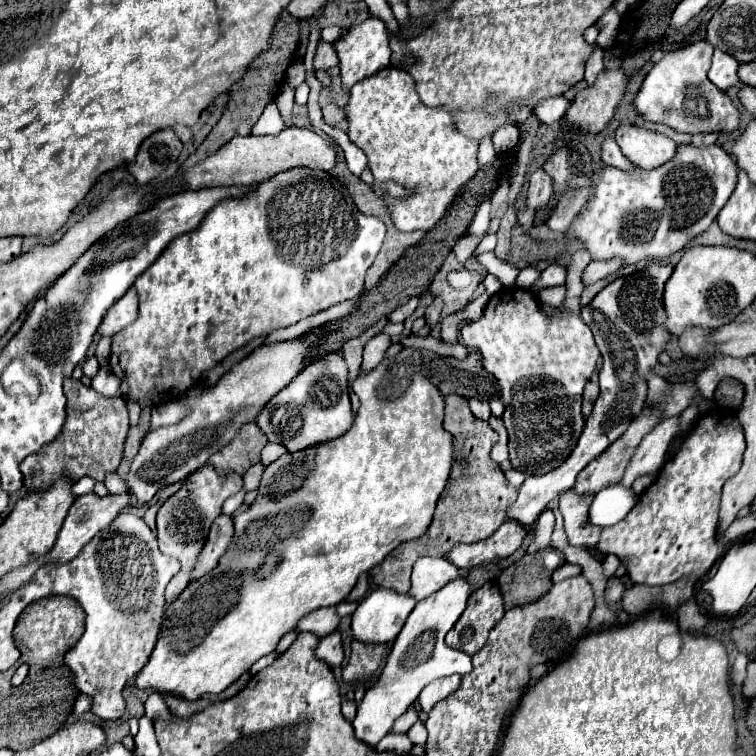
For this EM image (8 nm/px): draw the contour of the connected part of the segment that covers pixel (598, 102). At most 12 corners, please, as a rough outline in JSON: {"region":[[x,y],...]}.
{"region":[[604,69],[576,93],[566,119],[600,133],[622,101],[628,75]]}

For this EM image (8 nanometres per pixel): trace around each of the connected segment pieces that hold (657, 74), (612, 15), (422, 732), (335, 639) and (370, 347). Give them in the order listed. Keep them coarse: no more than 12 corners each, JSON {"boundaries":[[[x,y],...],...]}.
{"boundaries":[[[708,41],[666,51],[634,107],[682,133],[734,131]],[[614,5],[596,21],[600,35],[596,45],[612,47],[618,34],[620,15]],[[420,721],[408,731],[414,745],[424,747],[426,727]],[[332,633],[318,643],[316,659],[328,667],[342,663],[342,639]],[[378,333],[364,347],[362,371],[372,371],[386,355],[392,337]]]}

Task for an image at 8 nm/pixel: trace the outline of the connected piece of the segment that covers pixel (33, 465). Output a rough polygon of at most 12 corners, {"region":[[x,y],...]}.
{"region":[[72,377],[62,433],[22,463],[28,491],[104,481],[130,427],[124,399]]}

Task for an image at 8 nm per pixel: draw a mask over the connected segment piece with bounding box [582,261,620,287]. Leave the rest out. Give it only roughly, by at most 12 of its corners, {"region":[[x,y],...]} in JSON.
{"region":[[590,263],[582,273],[584,287],[608,277],[620,263]]}

